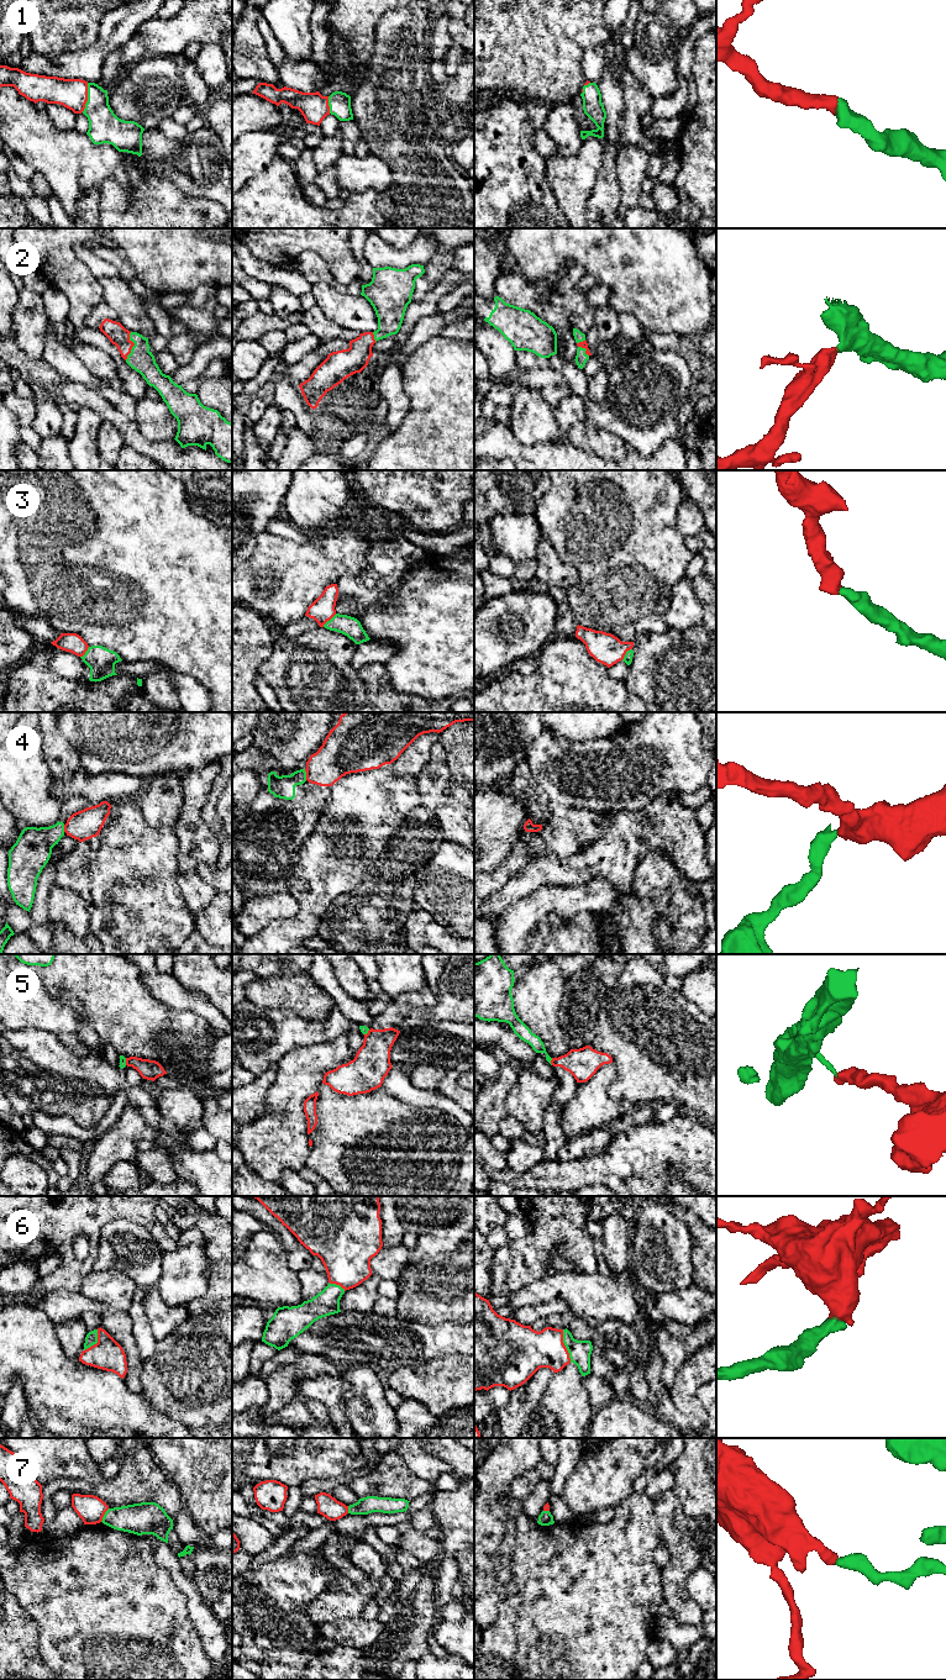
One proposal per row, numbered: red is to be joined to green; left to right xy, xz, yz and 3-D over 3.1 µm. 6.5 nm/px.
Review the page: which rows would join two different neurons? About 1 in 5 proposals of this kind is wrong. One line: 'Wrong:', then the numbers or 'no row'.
Wrong: 4, 5, 7

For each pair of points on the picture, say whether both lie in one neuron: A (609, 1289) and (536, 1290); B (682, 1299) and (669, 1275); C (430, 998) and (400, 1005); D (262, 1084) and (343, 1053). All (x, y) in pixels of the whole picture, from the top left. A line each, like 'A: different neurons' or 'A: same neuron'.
A: same neuron
B: different neurons
C: same neuron
D: different neurons

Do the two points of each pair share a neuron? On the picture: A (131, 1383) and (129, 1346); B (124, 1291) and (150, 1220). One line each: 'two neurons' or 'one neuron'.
A: one neuron
B: two neurons

